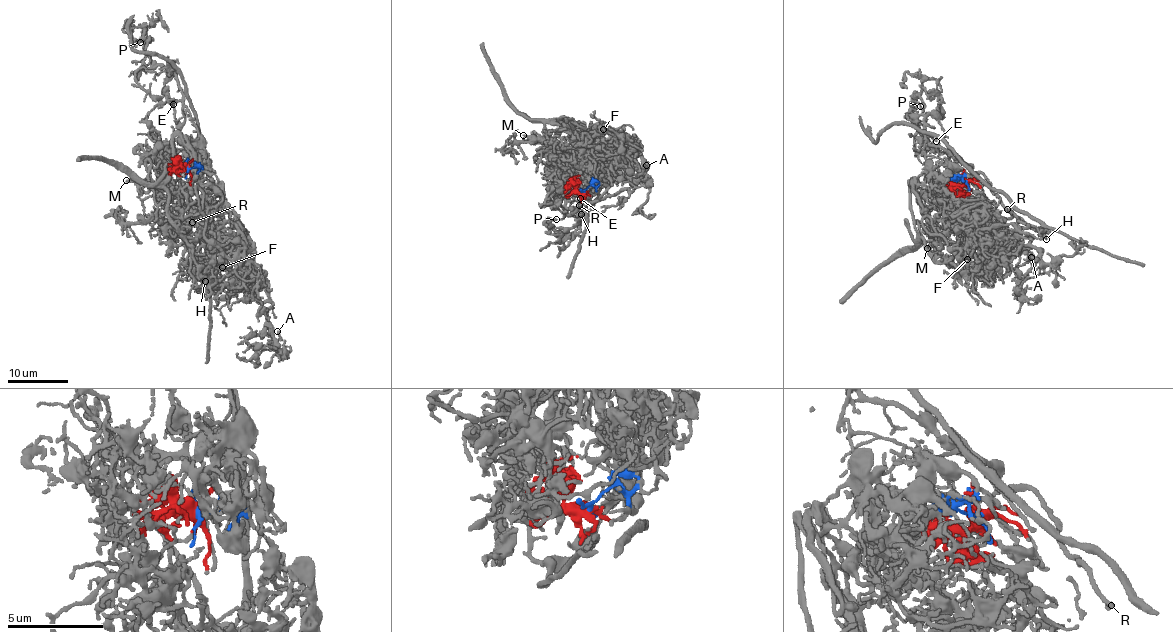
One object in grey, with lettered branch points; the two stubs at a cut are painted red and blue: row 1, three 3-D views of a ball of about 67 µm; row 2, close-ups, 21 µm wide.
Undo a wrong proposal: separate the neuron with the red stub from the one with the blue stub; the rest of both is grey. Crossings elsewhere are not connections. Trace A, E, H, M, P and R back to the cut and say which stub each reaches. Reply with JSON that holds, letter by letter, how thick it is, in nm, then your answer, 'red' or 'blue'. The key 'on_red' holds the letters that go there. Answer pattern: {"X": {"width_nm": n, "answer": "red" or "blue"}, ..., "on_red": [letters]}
{"A": {"width_nm": 190, "answer": "blue"}, "E": {"width_nm": 130, "answer": "blue"}, "H": {"width_nm": 120, "answer": "blue"}, "M": {"width_nm": 150, "answer": "red"}, "P": {"width_nm": 140, "answer": "blue"}, "R": {"width_nm": 160, "answer": "blue"}, "on_red": ["M"]}

